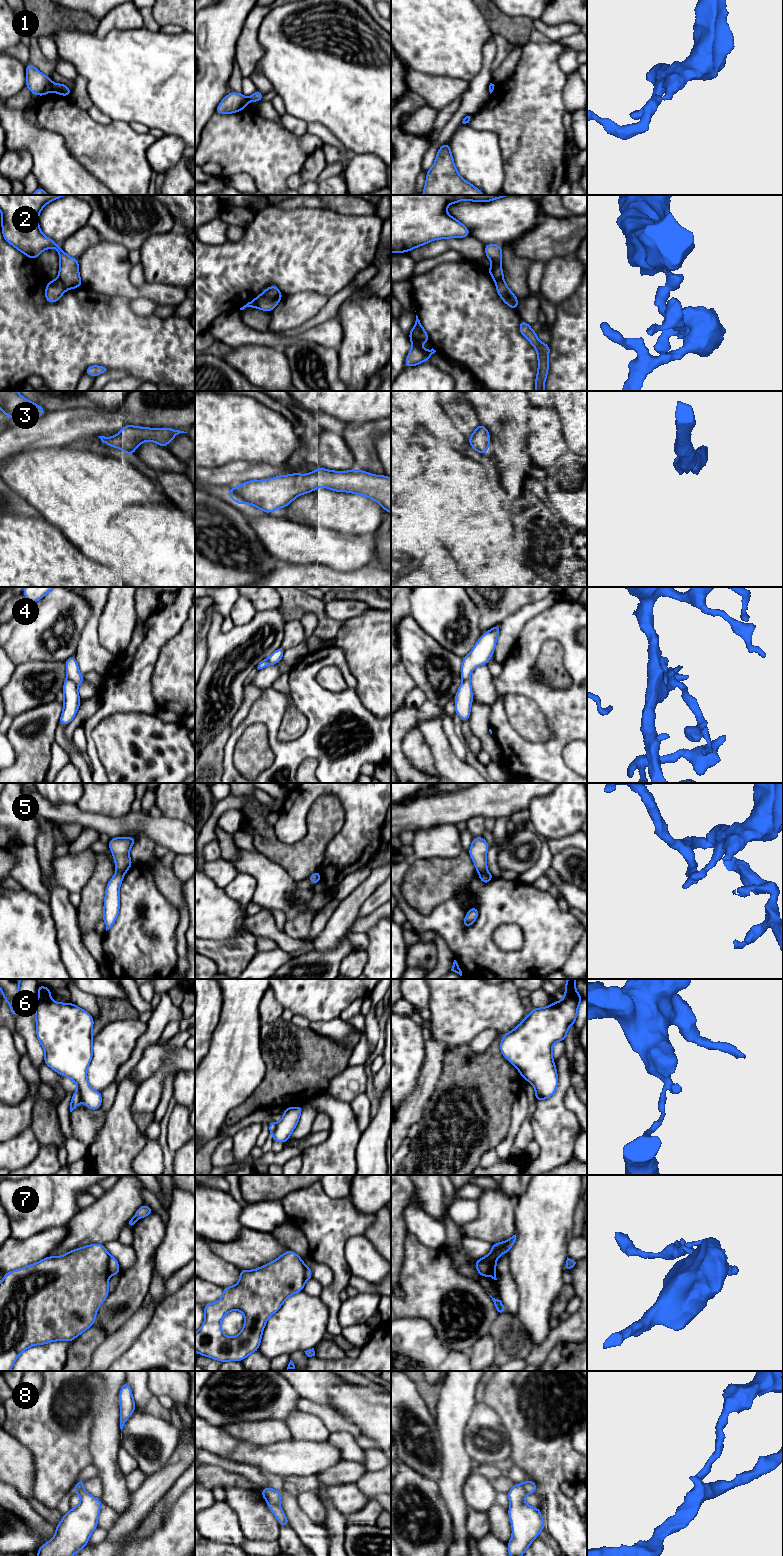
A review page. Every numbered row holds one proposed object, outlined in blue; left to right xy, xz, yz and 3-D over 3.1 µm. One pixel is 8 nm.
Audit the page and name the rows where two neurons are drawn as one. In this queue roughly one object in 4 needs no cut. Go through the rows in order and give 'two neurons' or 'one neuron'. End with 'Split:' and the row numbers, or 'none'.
1: two neurons
2: two neurons
3: one neuron
4: two neurons
5: two neurons
6: two neurons
7: two neurons
8: two neurons
Split: 1, 2, 4, 5, 6, 7, 8

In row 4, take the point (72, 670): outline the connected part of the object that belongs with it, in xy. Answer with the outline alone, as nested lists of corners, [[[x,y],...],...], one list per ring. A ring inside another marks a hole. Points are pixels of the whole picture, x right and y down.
[[[72,656],[65,660],[66,664],[66,675],[67,678],[72,680],[79,686],[84,681],[84,676],[79,672],[79,667],[76,661],[75,656]]]

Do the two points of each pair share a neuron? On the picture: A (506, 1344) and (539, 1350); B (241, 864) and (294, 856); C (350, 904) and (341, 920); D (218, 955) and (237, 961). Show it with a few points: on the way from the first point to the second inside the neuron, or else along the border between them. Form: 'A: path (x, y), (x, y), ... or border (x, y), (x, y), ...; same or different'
A: border (534, 1346), (524, 1358); different
B: border (255, 849), (279, 864), (289, 874); different
C: path (348, 908), (344, 916); same
D: path (223, 955), (232, 957); same

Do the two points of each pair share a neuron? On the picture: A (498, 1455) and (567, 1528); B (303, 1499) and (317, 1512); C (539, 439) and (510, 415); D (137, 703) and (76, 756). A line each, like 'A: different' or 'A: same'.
A: different
B: same
C: same
D: different

